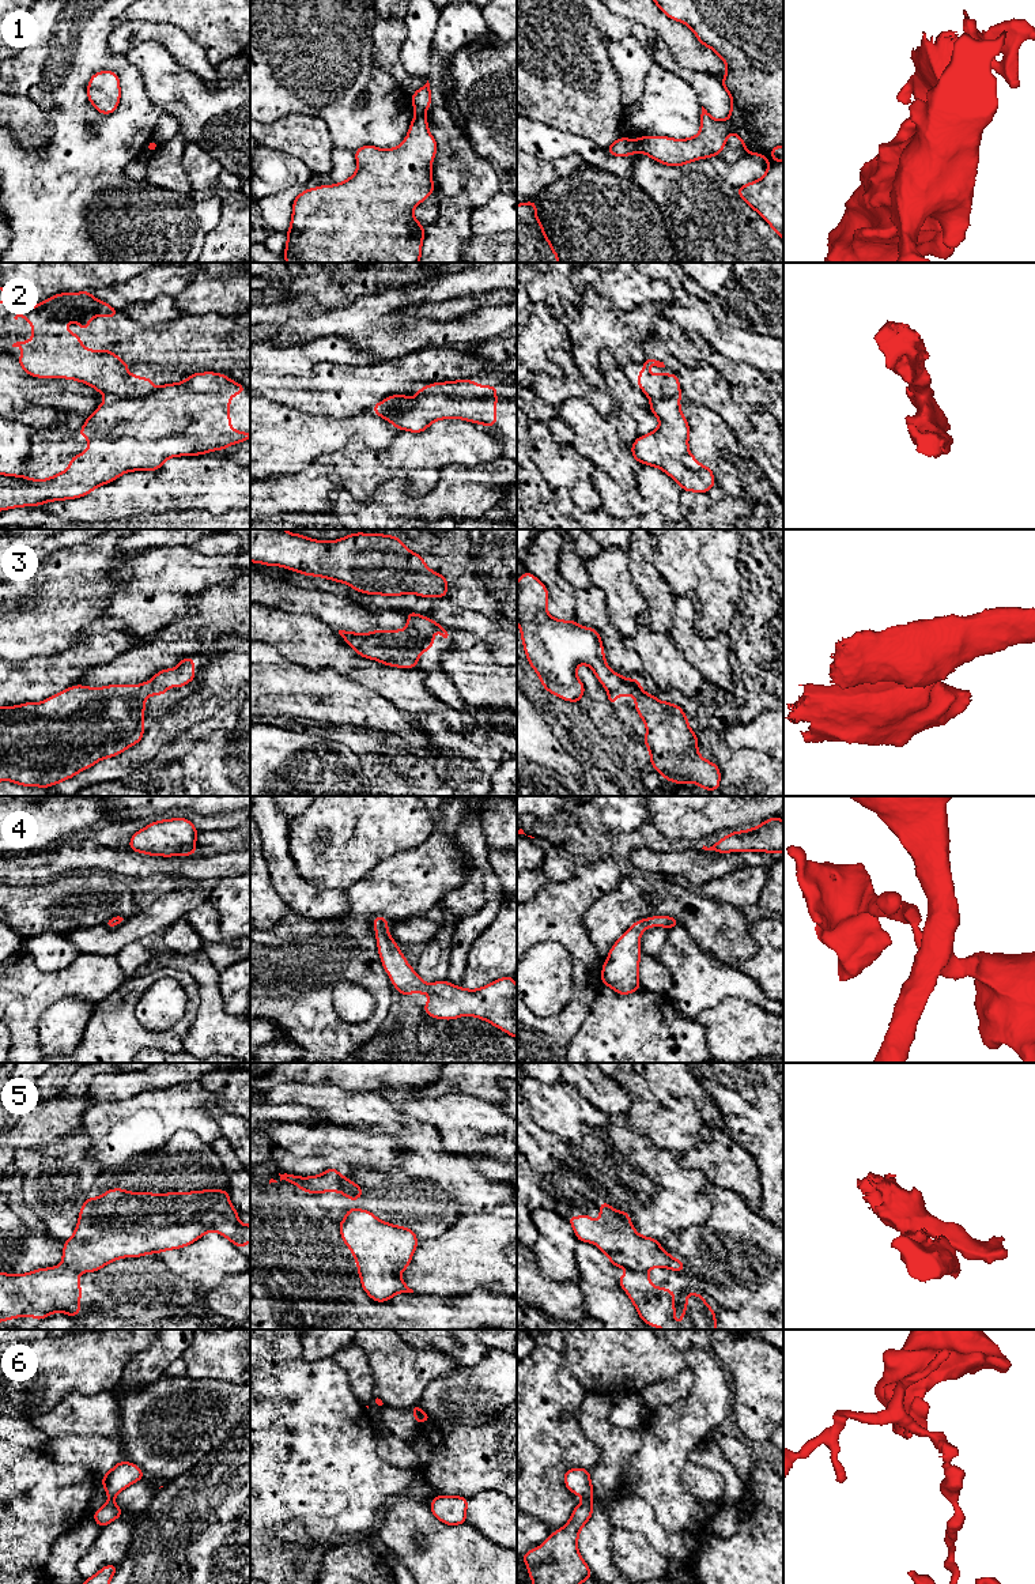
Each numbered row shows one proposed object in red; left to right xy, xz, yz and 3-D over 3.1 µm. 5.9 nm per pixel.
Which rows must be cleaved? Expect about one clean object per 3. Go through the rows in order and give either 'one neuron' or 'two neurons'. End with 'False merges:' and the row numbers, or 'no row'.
1: two neurons
2: two neurons
3: two neurons
4: one neuron
5: two neurons
6: two neurons
False merges: 1, 2, 3, 5, 6

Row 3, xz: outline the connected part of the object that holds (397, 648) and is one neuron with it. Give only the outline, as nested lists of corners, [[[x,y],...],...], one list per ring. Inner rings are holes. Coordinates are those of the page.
[[[409,622],[404,630],[374,630],[364,634],[339,630],[339,634],[360,657],[400,668],[416,668],[420,655],[434,645],[432,636]]]

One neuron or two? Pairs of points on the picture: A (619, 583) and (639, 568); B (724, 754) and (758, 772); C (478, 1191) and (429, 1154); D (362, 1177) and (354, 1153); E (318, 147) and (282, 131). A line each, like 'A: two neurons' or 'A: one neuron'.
A: two neurons
B: one neuron
C: one neuron
D: two neurons
E: one neuron

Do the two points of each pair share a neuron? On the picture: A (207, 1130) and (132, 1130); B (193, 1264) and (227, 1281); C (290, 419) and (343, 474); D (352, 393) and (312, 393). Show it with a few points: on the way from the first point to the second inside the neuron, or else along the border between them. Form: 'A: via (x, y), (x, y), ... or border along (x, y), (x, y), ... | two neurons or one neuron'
A: via (188, 1122), (151, 1122) | one neuron
B: border along (235, 1273), (227, 1274), (206, 1296) | two neurons
C: border along (354, 441), (340, 449), (318, 455), (297, 471) | two neurons
D: via (343, 391), (321, 392) | one neuron

